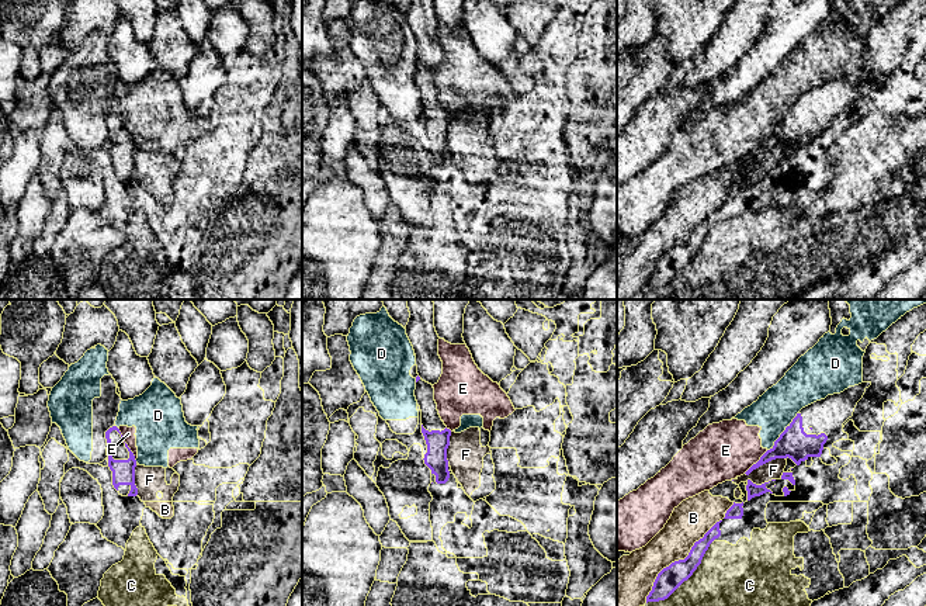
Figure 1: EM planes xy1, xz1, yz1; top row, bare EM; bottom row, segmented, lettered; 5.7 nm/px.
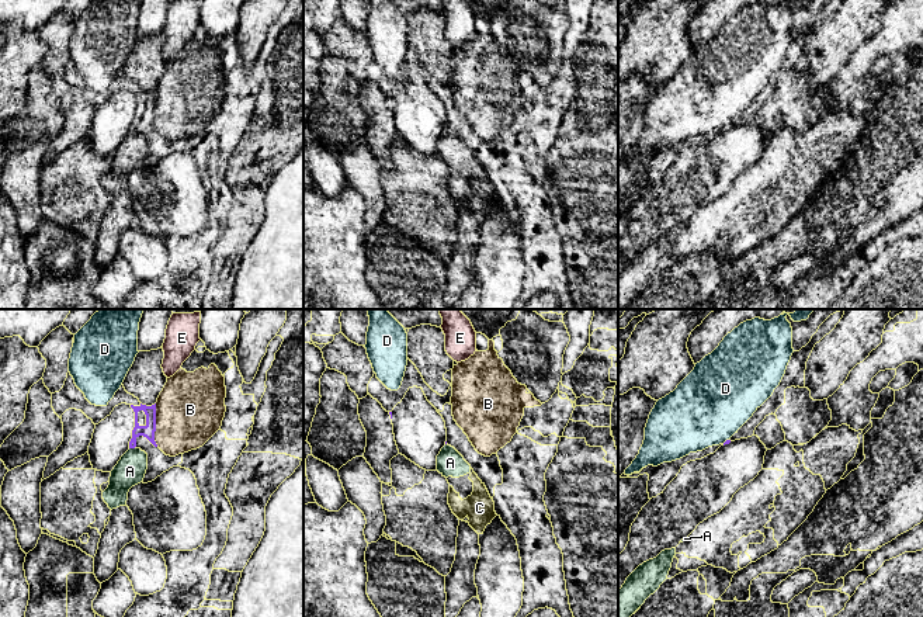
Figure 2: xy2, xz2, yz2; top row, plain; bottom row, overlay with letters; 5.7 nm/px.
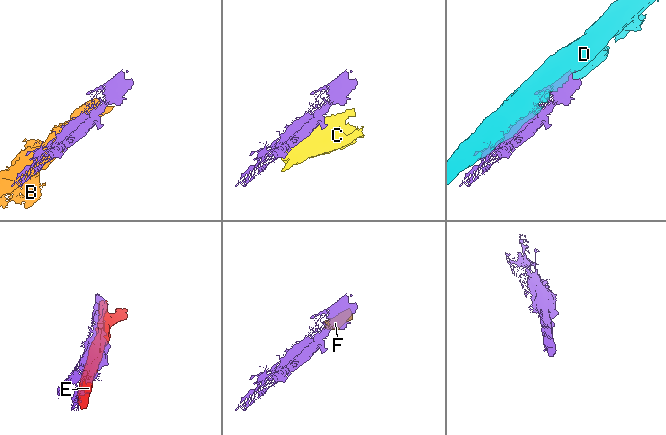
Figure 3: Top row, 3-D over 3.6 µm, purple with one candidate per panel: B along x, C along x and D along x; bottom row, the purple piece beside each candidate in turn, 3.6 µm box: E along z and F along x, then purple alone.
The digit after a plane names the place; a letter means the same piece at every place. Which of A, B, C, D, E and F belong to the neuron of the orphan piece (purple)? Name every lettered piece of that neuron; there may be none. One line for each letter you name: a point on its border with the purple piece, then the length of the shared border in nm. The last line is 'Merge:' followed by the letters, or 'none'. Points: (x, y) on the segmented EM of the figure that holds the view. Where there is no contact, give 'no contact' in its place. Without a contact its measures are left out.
Merge: none

